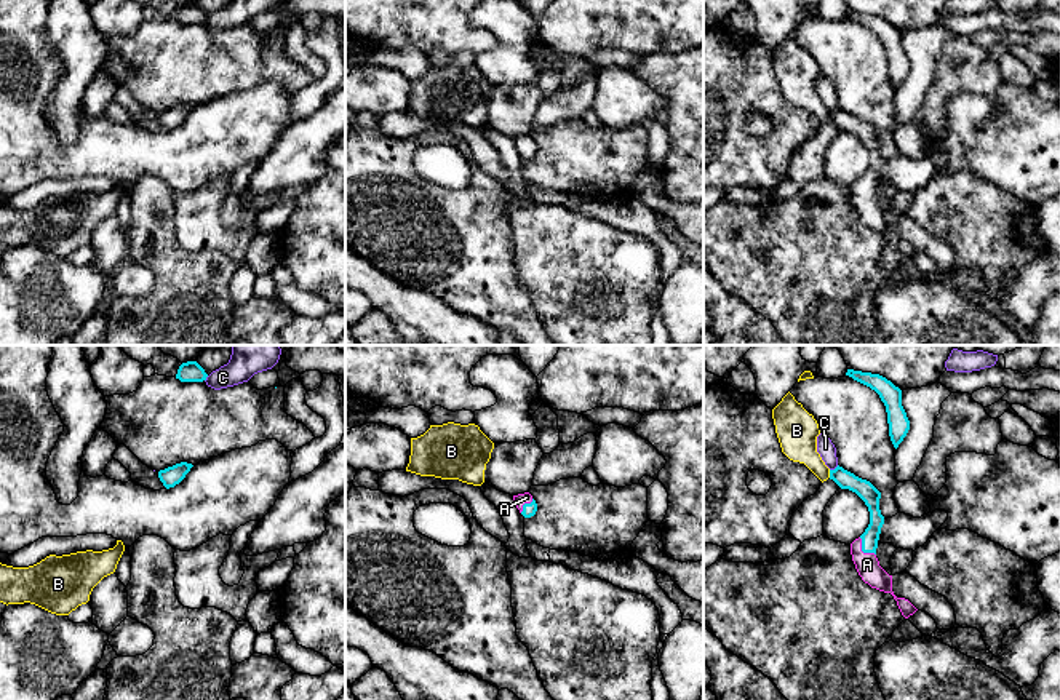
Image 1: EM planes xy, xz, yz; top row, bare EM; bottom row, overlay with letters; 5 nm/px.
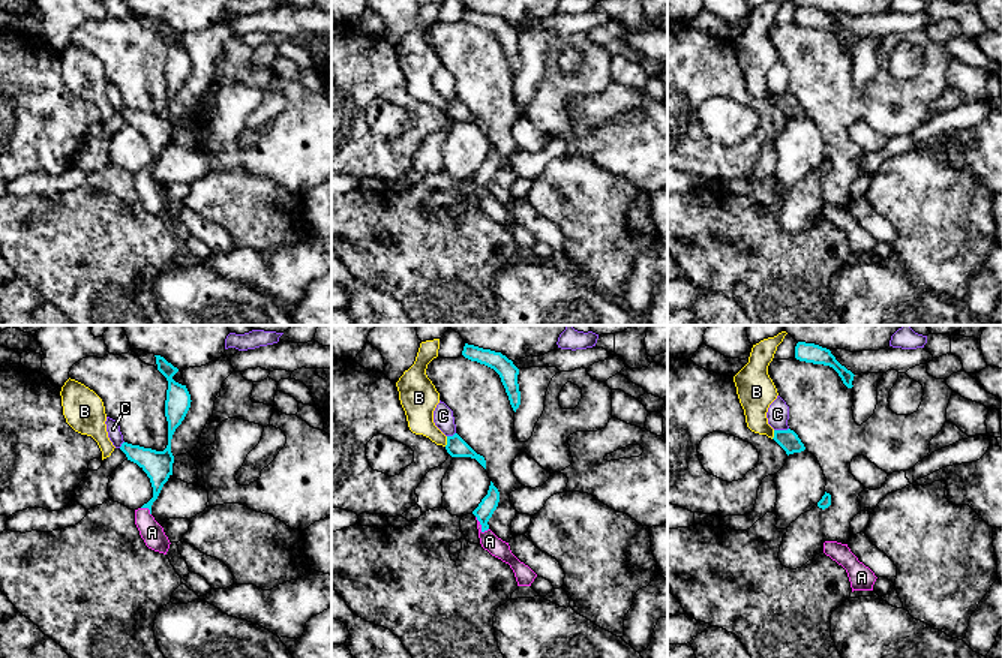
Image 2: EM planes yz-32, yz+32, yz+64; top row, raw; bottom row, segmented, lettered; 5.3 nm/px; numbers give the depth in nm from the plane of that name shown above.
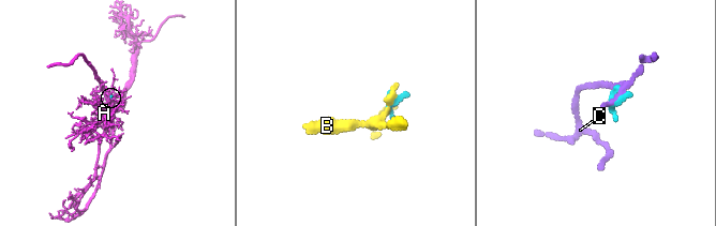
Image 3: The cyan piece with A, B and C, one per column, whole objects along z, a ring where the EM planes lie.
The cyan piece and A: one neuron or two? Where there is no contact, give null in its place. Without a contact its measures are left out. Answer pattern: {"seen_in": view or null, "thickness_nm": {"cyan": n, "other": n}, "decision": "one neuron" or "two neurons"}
{"seen_in": "yz", "thickness_nm": {"cyan": 90, "other": 120}, "decision": "one neuron"}

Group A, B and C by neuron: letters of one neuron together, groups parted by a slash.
A / B / C

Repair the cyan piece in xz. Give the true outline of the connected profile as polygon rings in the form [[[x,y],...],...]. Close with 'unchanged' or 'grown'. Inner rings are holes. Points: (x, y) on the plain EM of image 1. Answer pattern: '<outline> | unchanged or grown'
[[[529,134],[513,137],[515,147],[524,160],[531,160],[537,153],[537,145]]] | grown

